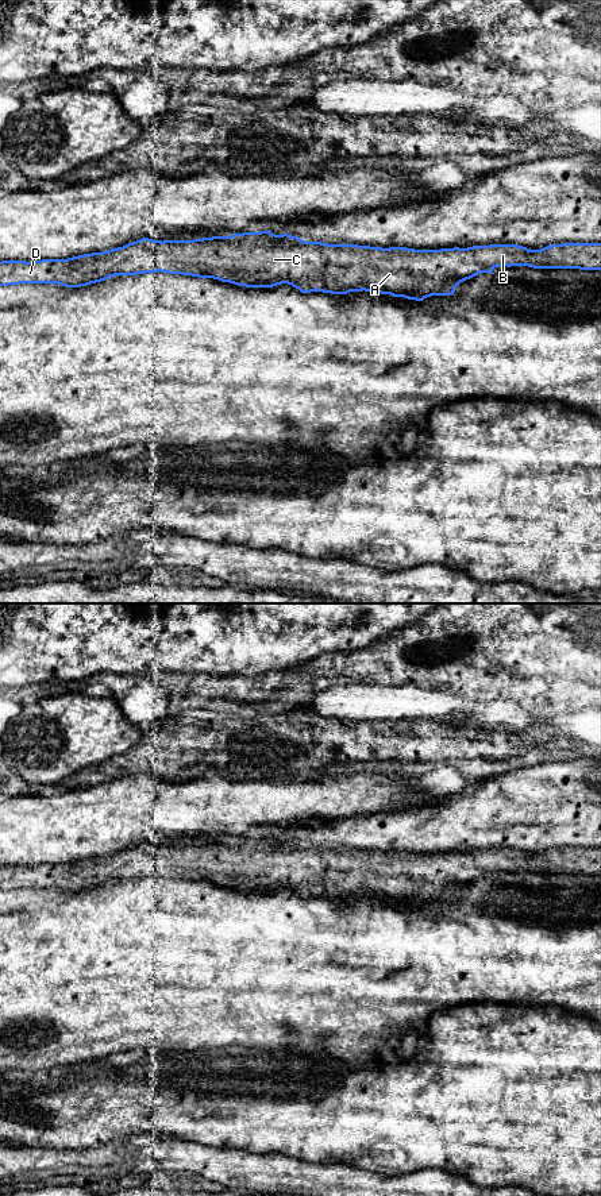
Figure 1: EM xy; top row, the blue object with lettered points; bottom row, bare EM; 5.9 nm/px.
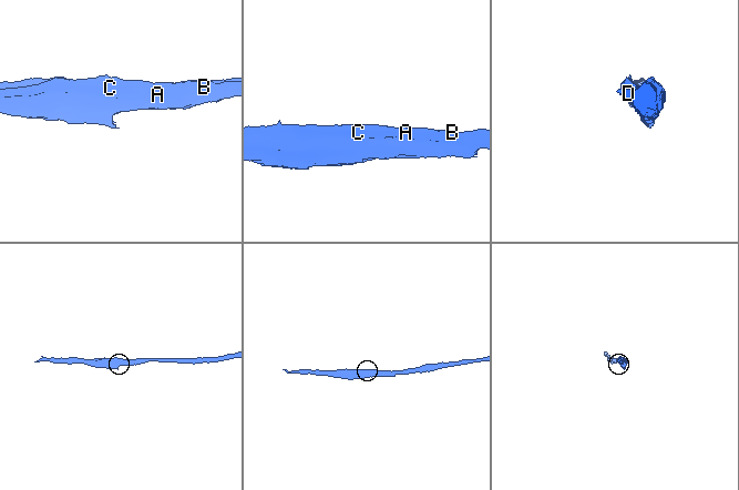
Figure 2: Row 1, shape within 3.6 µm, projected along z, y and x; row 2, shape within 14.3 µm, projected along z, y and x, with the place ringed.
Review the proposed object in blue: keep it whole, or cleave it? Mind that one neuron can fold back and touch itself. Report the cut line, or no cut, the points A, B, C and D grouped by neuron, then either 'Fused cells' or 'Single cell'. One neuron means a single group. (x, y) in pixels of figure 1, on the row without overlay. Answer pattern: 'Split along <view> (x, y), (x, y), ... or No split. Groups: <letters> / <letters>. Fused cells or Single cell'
No split. Groups: A B C D. Single cell

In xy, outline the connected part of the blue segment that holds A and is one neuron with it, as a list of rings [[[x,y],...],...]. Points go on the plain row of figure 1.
[[[270,836],[243,837],[193,845],[153,845],[142,842],[123,852],[84,859],[68,864],[35,867],[0,867],[0,891],[20,888],[58,888],[81,892],[115,880],[146,877],[182,879],[213,883],[246,892],[292,890],[301,898],[378,896],[393,902],[423,906],[431,900],[454,899],[455,892],[479,877],[492,879],[494,872],[528,871],[533,873],[579,873],[601,876],[601,848],[562,848],[540,854],[517,849],[489,849],[467,853],[415,854],[407,852],[370,852],[305,846],[288,838]]]

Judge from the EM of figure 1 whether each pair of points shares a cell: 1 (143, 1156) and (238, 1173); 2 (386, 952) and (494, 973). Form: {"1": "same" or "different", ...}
{"1": "same", "2": "same"}

